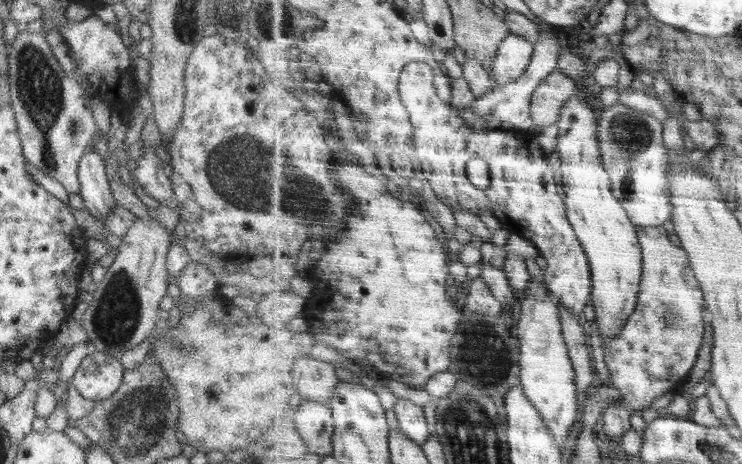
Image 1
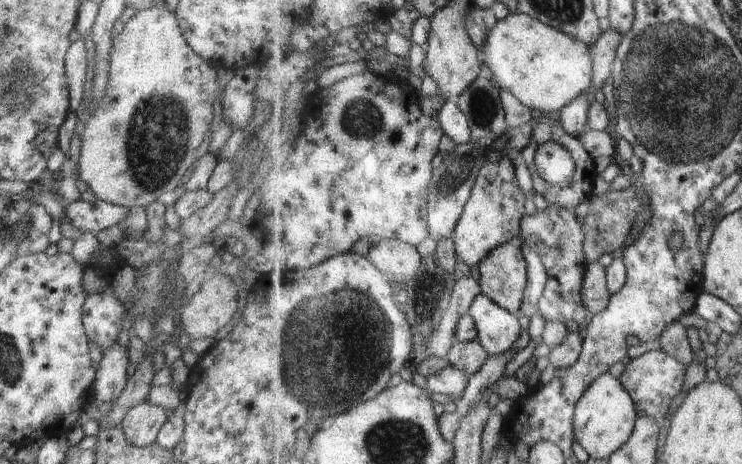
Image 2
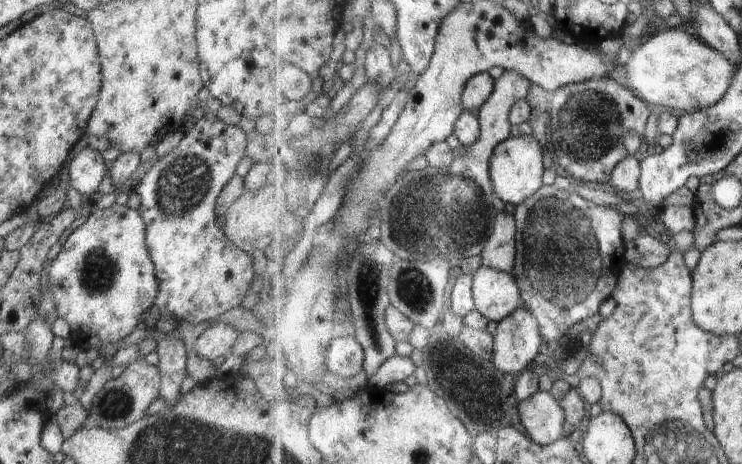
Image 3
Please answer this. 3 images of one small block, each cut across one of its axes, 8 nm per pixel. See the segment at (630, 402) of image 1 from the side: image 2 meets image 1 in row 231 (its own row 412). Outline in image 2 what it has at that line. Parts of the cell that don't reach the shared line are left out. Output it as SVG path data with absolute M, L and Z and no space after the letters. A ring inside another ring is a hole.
M662 348L650 351L634 360L626 362L626 369L620 380L625 384L625 388L633 396L639 415L654 417L662 420L670 410L672 400L682 392L686 384L686 374L688 365L667 354Z

